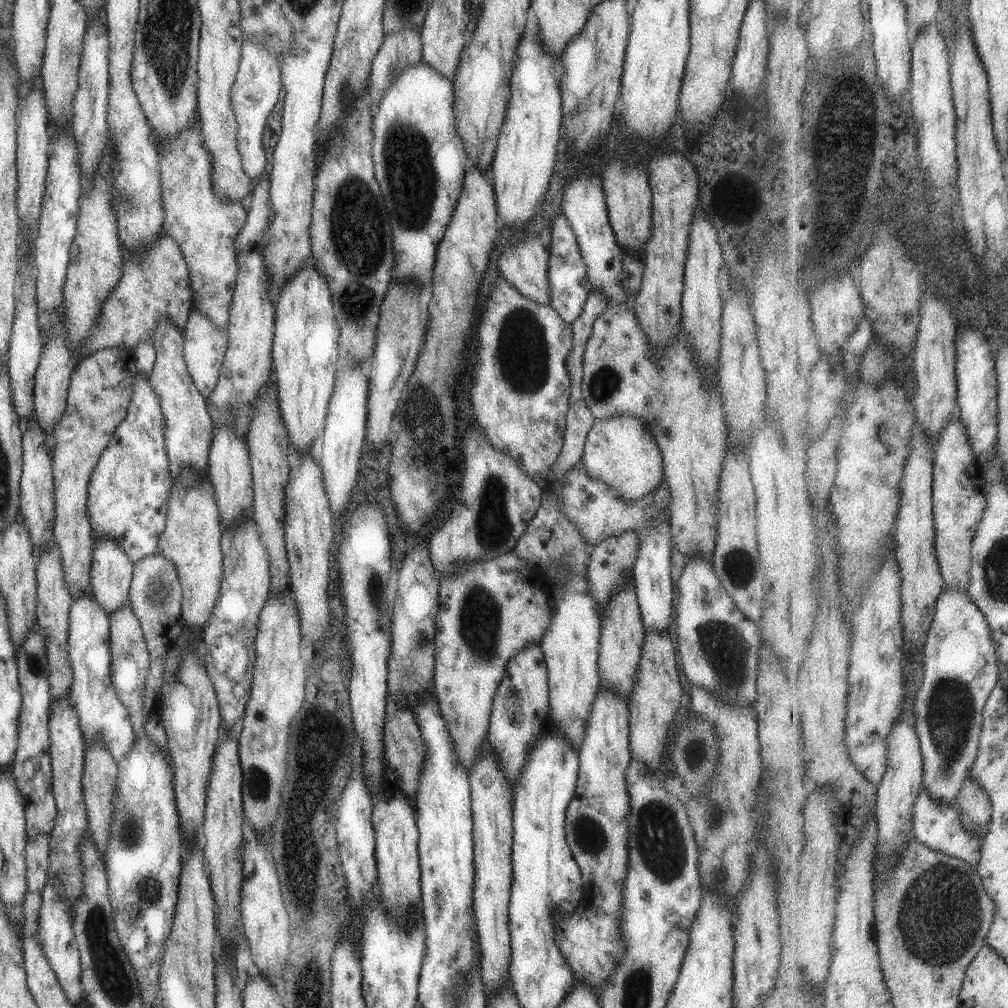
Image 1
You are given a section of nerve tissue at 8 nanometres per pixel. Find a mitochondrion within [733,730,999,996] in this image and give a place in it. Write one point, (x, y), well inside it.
(940, 917)

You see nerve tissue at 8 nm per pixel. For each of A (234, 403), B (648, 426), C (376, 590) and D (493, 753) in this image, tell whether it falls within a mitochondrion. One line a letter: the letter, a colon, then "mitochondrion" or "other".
A: mitochondrion
B: other
C: mitochondrion
D: other

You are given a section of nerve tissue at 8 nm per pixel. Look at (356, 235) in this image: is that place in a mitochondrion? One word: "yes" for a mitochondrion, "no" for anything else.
yes

